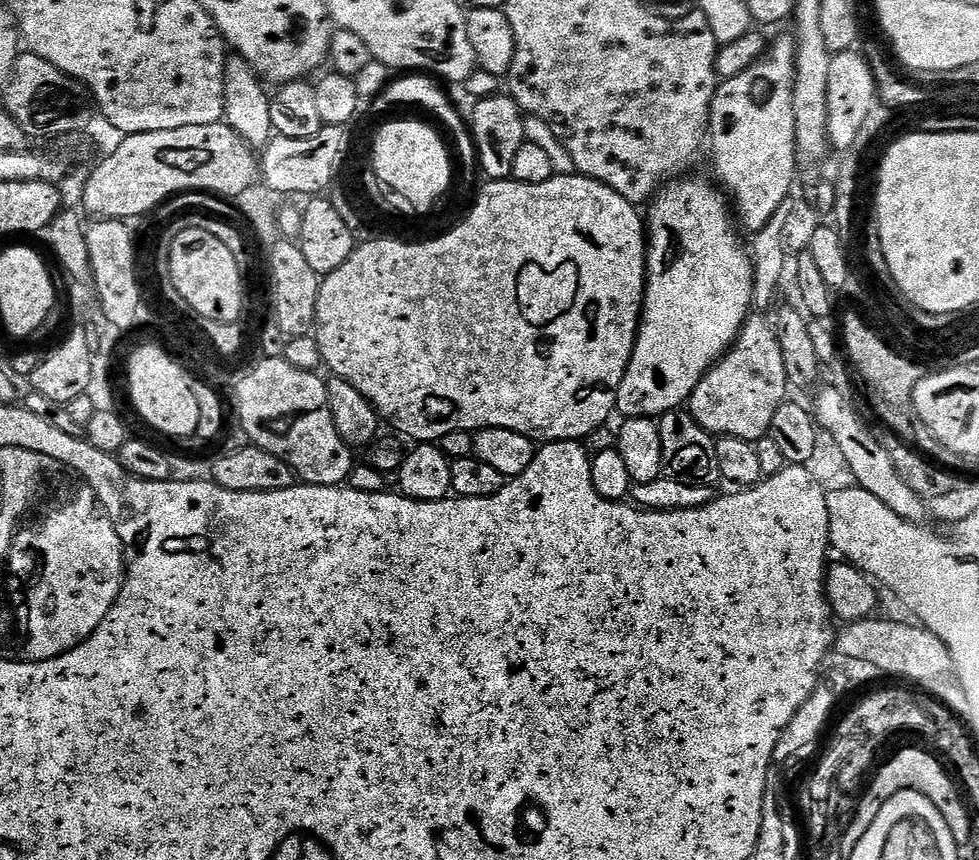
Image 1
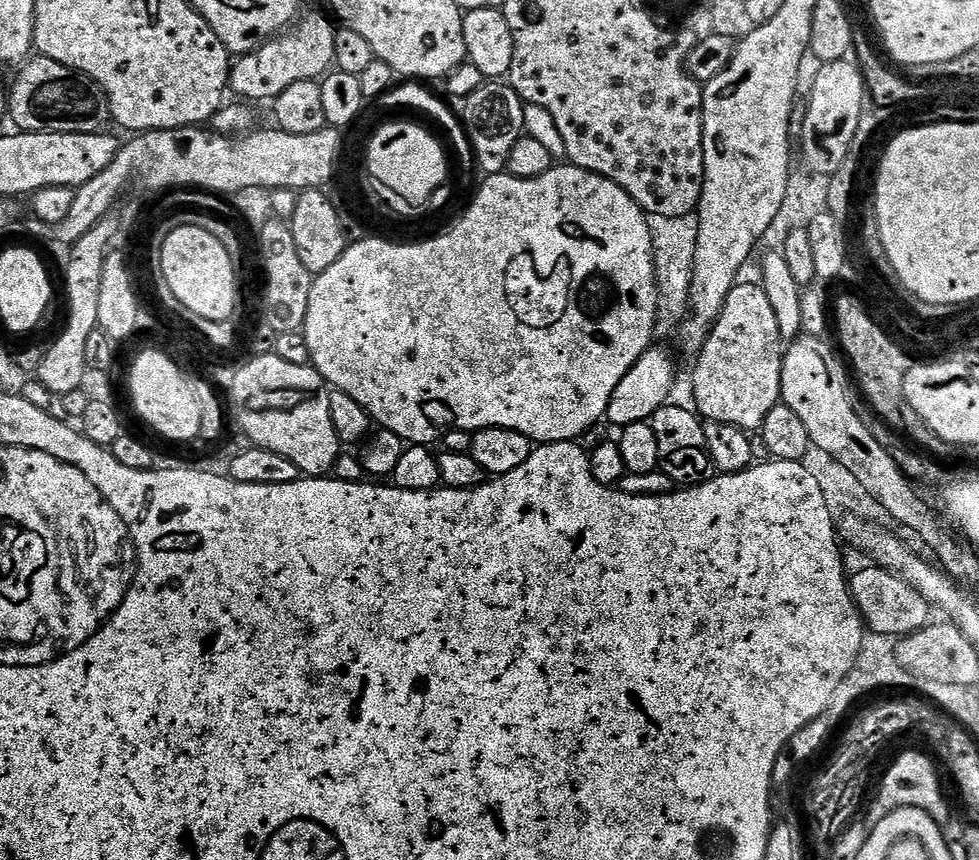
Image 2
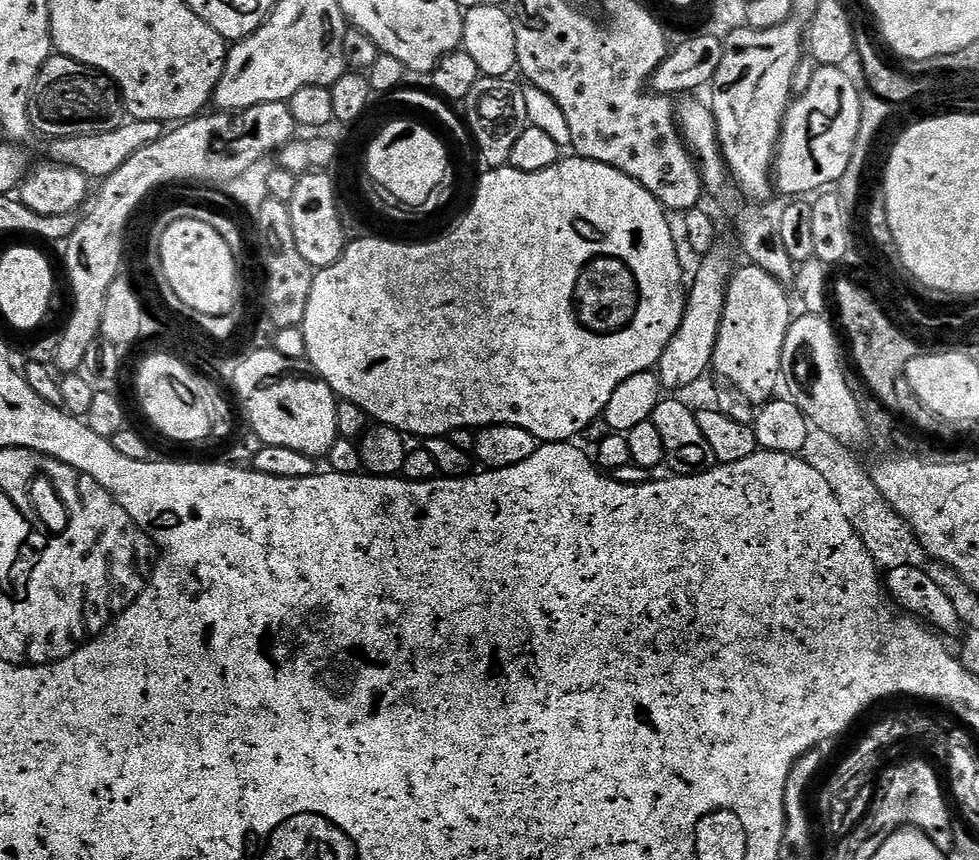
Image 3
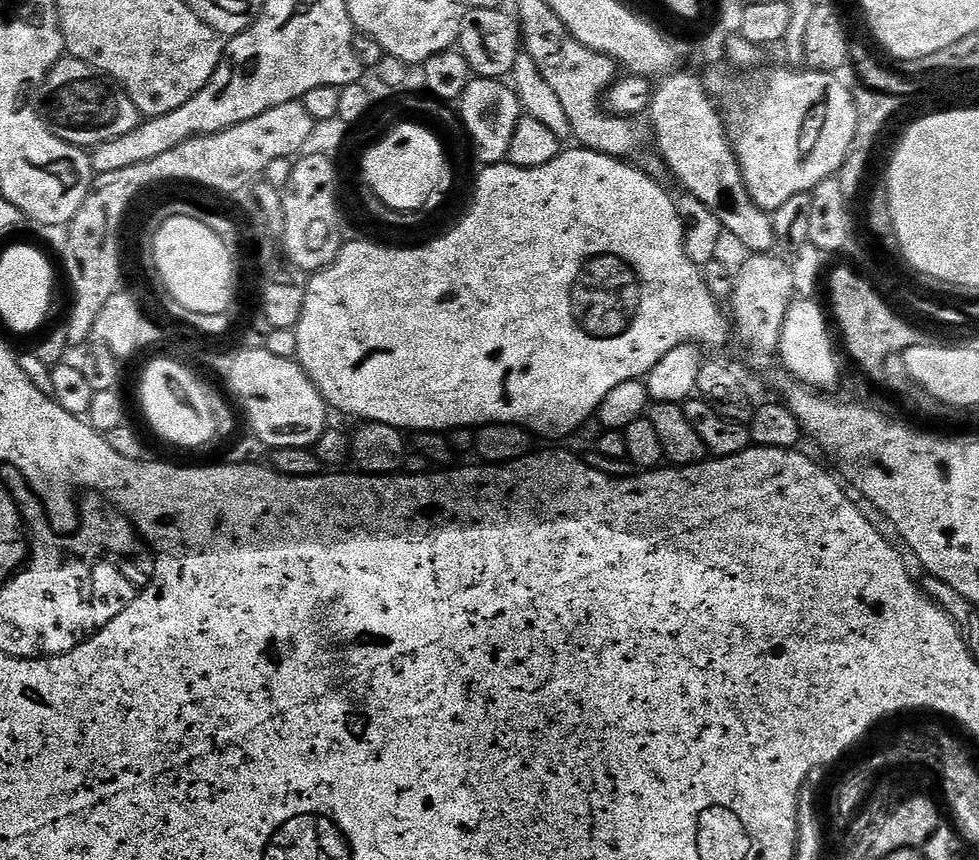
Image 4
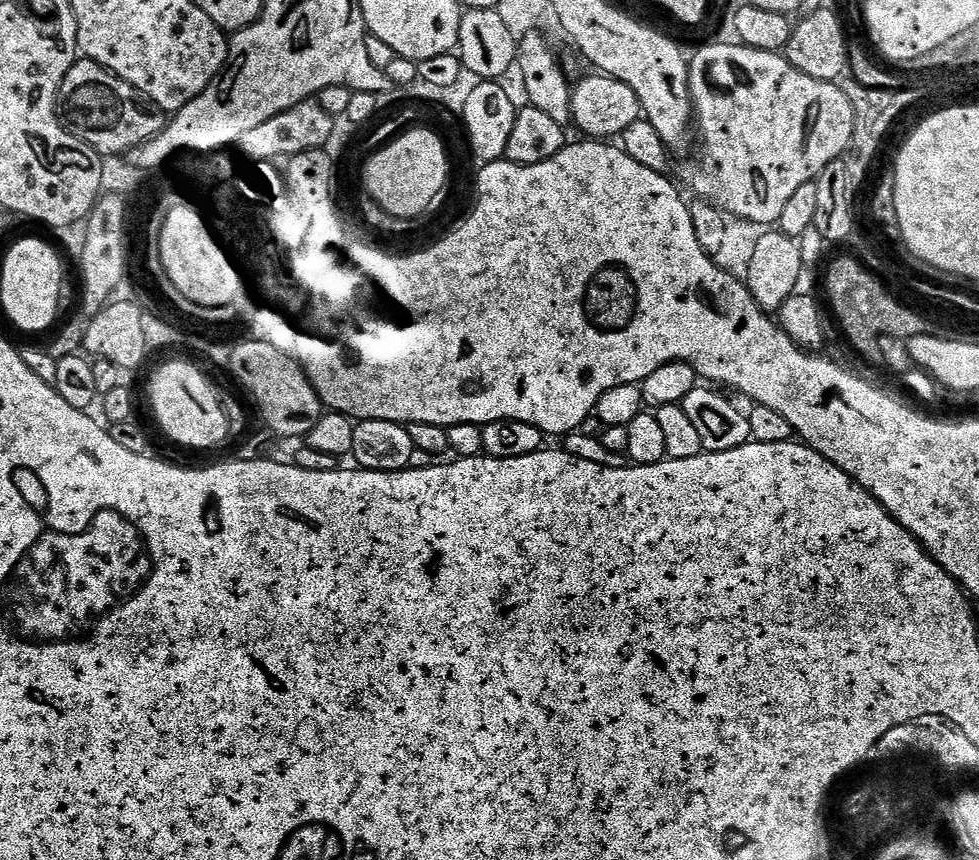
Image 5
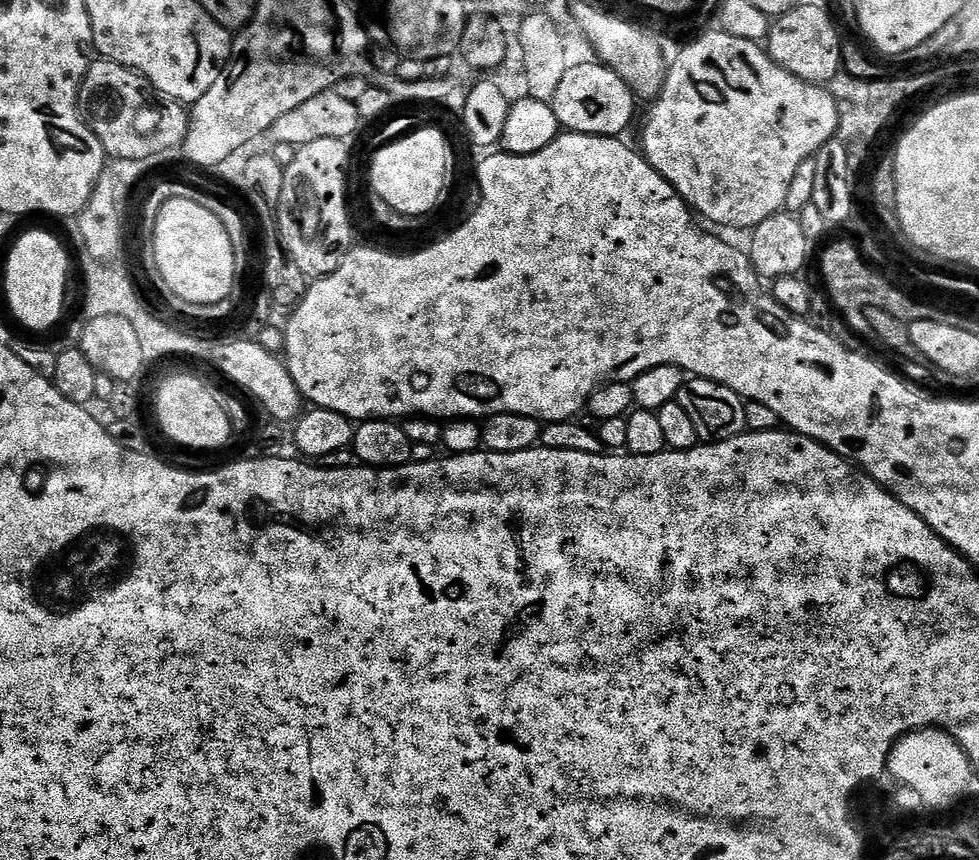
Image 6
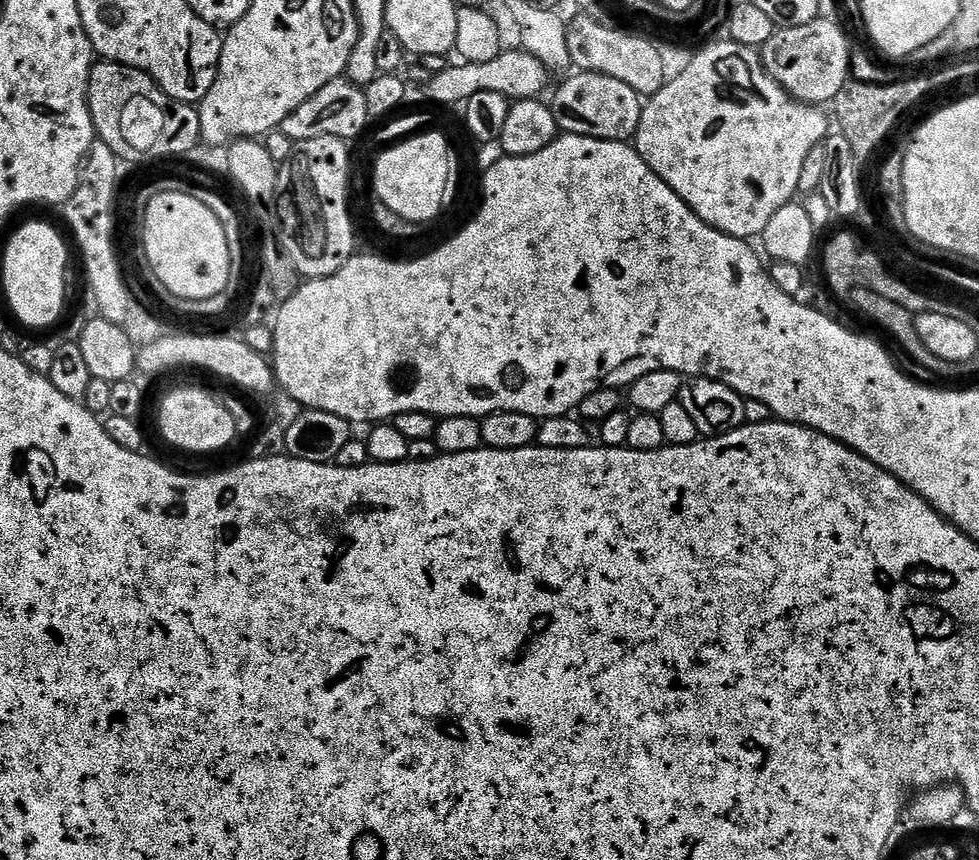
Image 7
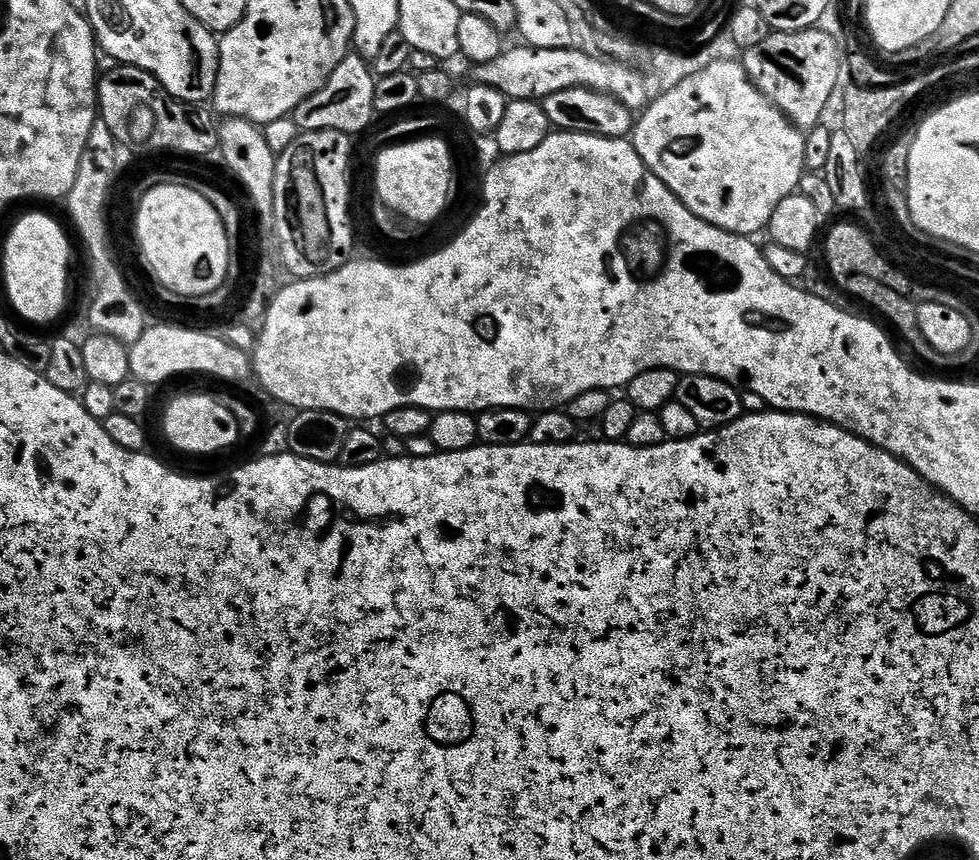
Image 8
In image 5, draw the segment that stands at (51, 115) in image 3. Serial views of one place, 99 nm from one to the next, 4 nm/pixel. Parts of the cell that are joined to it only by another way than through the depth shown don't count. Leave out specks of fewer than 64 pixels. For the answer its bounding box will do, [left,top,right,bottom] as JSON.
[56,59,166,158]

